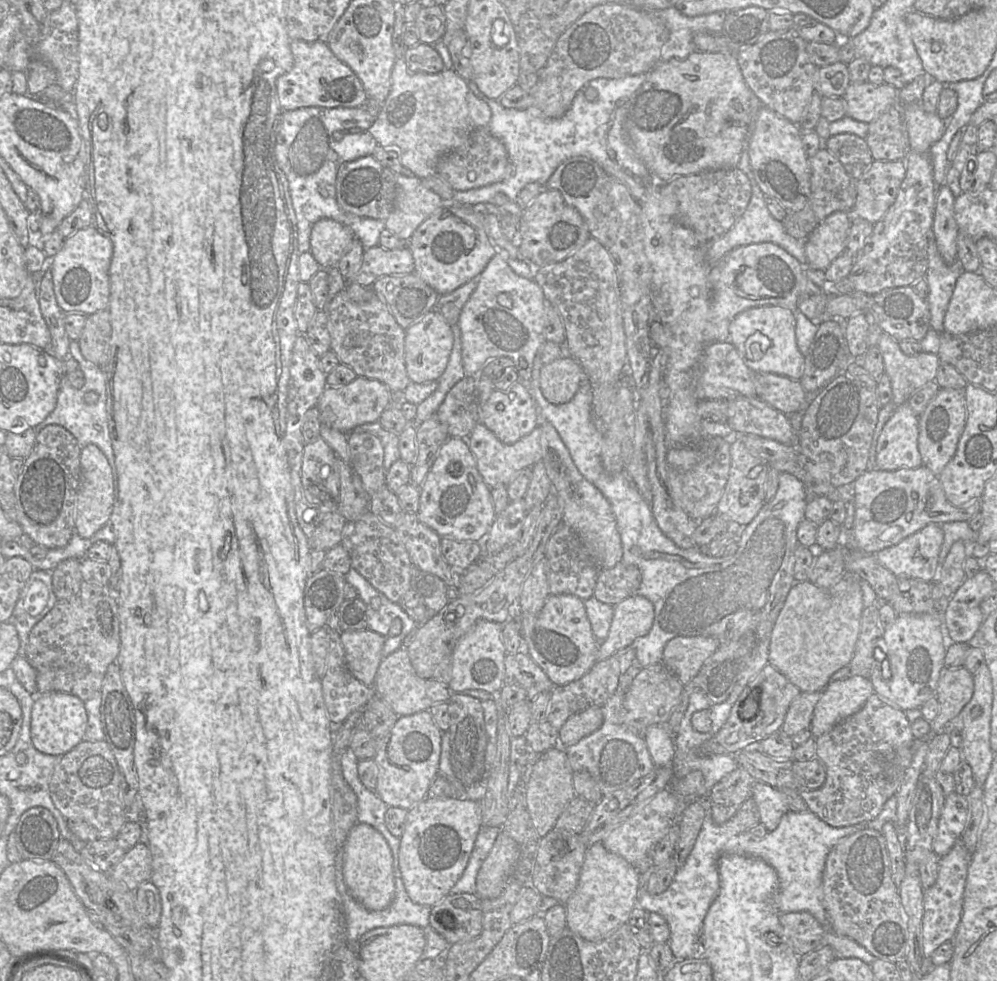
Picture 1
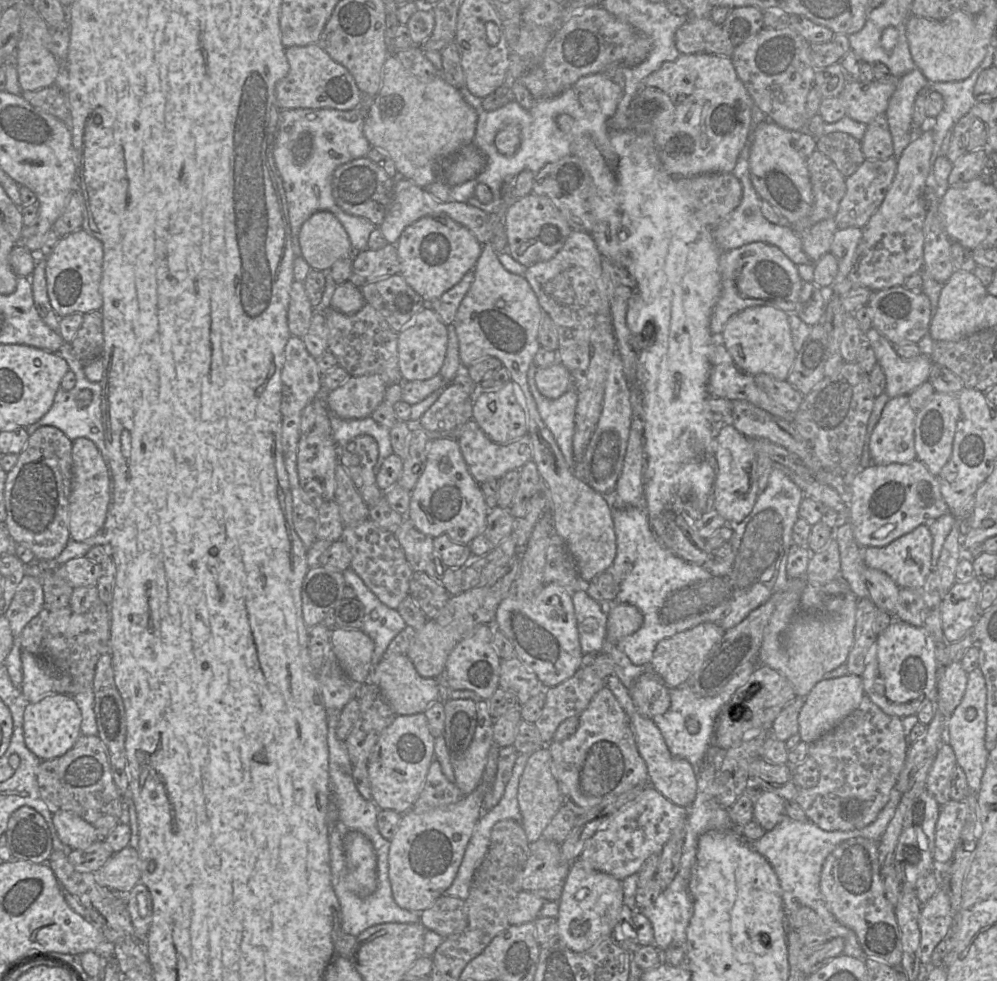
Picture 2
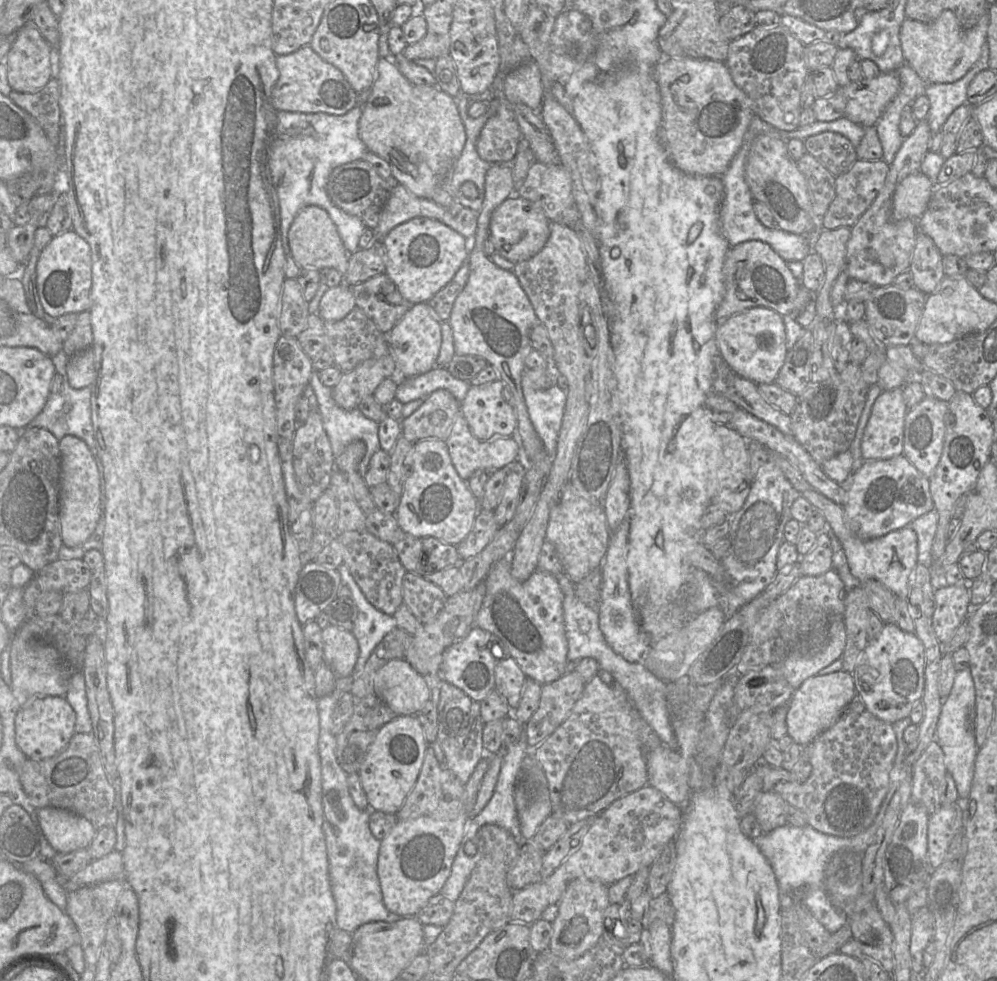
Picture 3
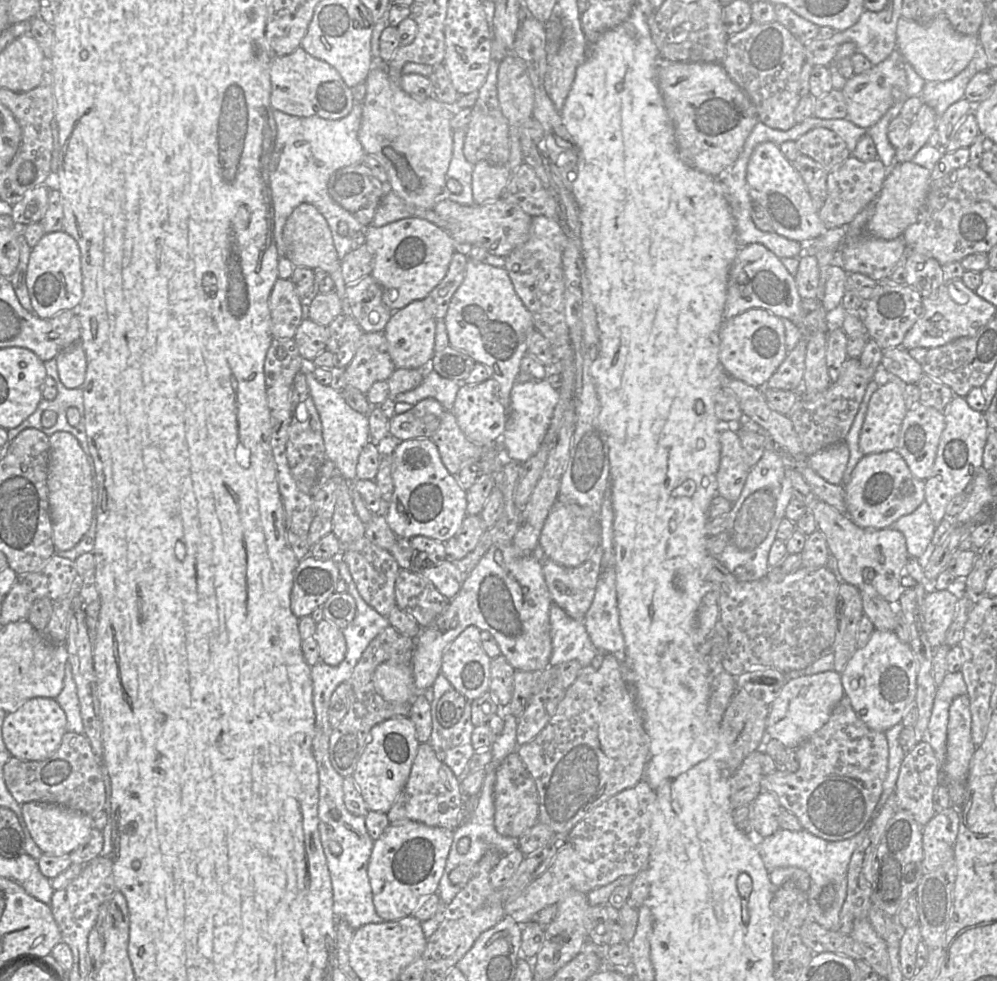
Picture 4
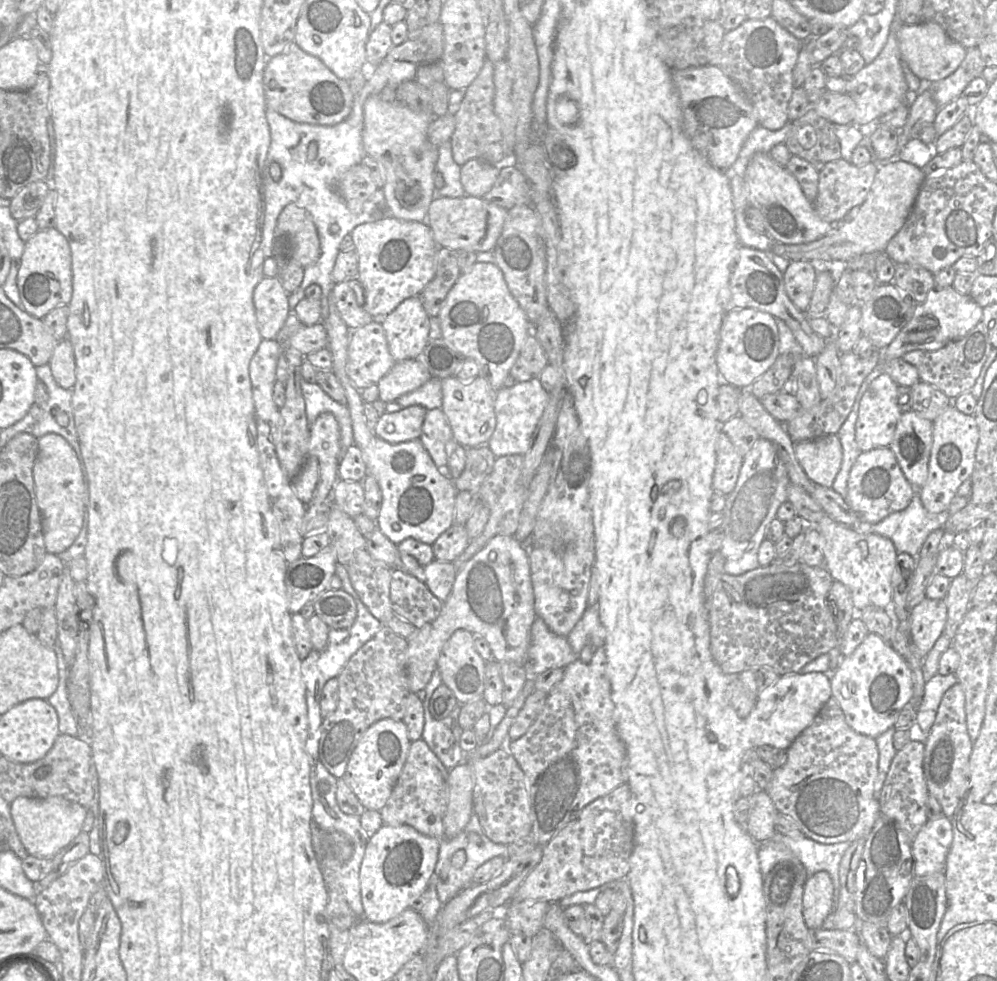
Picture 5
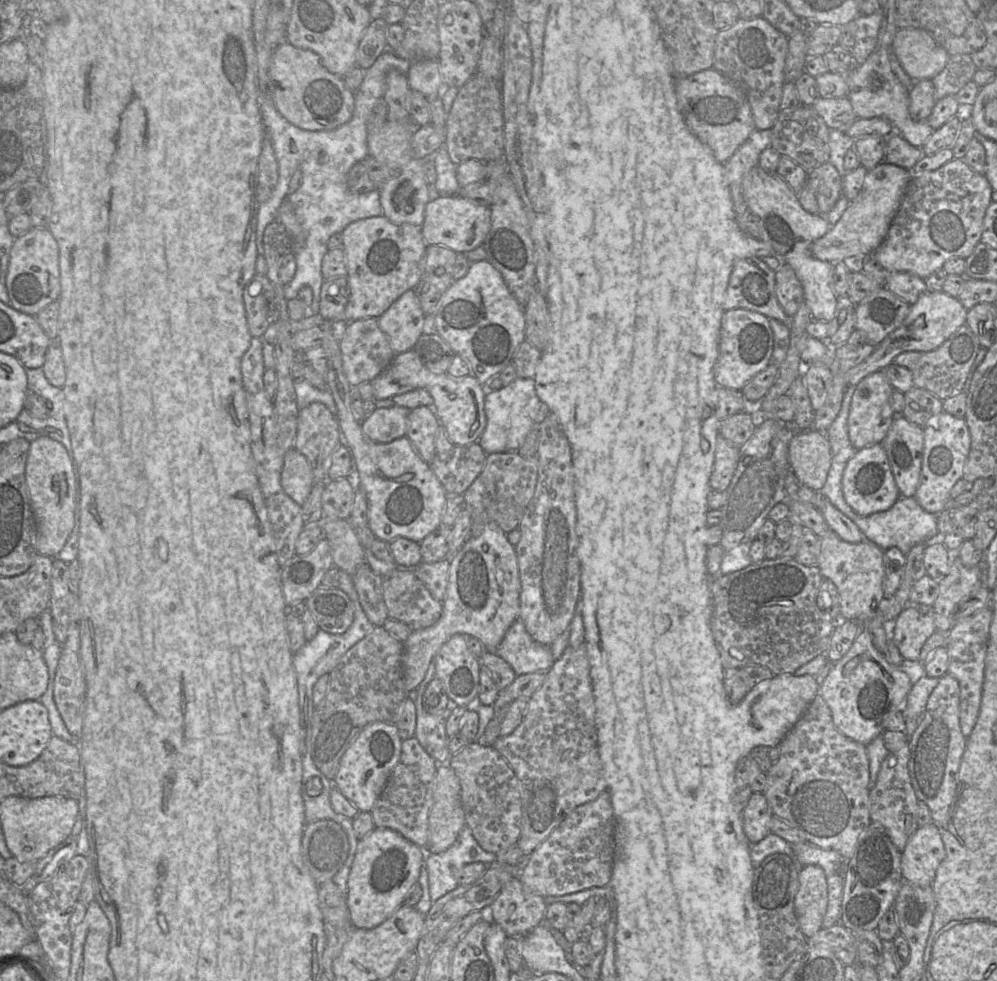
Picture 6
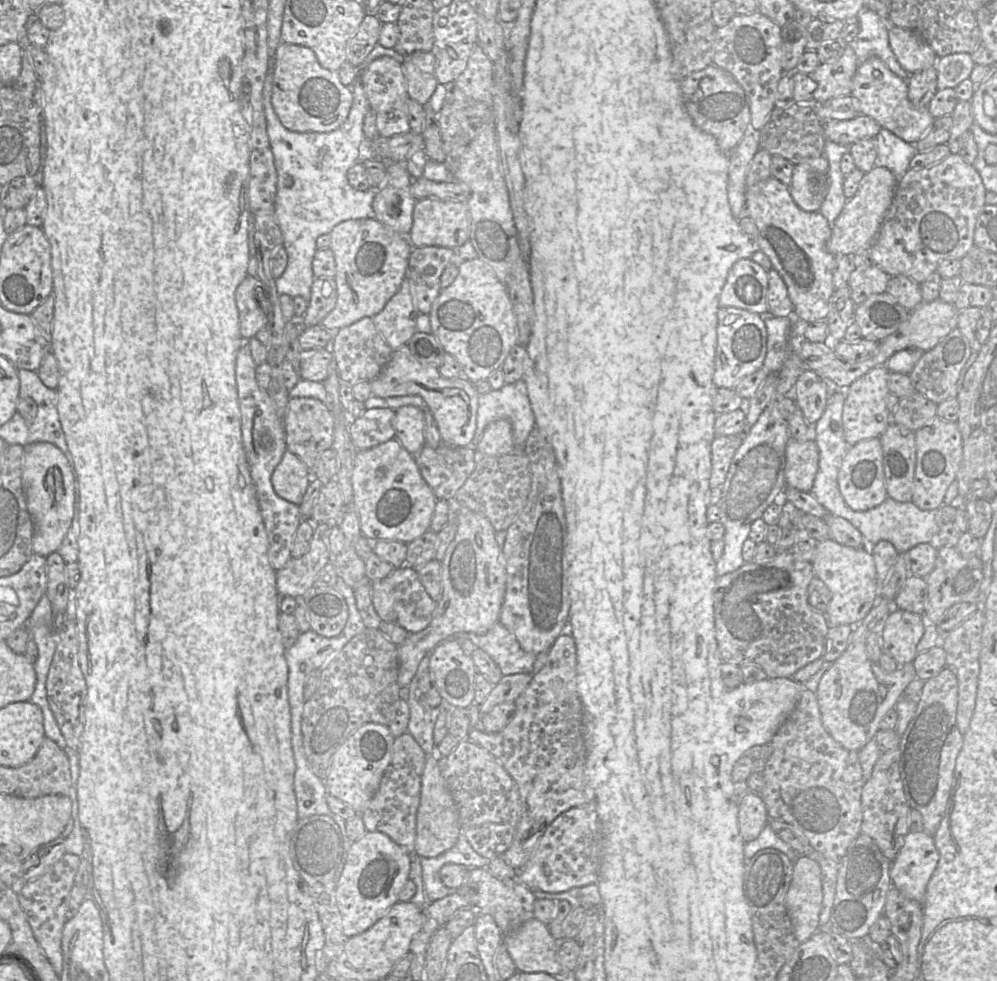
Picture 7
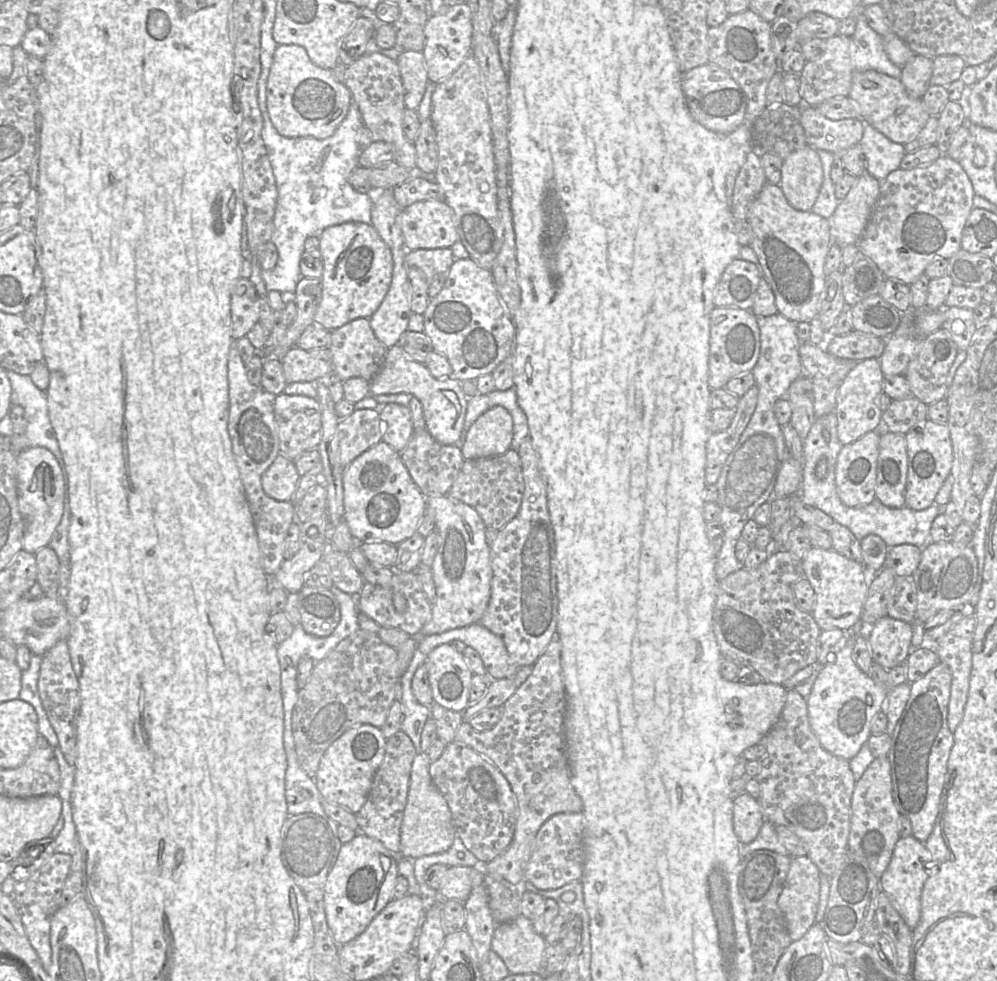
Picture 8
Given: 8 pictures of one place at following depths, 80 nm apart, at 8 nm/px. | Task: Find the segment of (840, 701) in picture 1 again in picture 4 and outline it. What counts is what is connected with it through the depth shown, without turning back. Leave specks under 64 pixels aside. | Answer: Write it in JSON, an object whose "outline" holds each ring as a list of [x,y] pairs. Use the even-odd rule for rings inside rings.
{"outline":[[[836,671],[786,679],[778,697],[768,706],[767,739],[779,741],[785,749],[796,749],[827,723],[833,709],[844,697],[841,674]]]}

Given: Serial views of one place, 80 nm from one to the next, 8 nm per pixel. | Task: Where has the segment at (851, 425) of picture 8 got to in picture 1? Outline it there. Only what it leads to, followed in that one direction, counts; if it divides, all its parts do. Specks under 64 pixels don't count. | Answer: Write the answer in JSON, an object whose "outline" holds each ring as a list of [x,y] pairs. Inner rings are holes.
{"outline":[[[908,403],[898,405],[878,437],[877,468],[892,471],[922,466],[918,436],[918,415]]]}

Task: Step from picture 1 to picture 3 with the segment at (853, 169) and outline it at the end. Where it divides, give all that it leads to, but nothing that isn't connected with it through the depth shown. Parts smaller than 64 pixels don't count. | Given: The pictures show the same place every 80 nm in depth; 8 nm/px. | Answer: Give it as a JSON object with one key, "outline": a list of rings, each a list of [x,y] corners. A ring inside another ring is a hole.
{"outline":[[[825,131],[804,140],[807,154],[816,158],[835,177],[846,173],[858,160],[856,148],[837,132]]]}

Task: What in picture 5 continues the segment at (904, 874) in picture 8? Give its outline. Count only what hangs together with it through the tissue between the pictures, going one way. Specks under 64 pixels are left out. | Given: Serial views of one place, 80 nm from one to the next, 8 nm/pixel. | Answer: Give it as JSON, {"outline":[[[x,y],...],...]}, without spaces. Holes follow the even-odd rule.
{"outline":[[[943,815],[928,820],[912,839],[914,875],[921,877],[944,870],[952,841],[953,825],[949,818]]]}

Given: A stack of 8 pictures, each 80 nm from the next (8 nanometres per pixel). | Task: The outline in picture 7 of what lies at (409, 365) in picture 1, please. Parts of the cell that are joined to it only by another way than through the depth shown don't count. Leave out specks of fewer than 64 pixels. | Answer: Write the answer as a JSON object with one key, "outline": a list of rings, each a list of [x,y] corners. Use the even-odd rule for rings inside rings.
{"outline":[[[405,279],[397,293],[372,319],[378,332],[389,347],[395,351],[405,346],[418,332],[416,320],[419,314],[413,304],[409,282]]]}

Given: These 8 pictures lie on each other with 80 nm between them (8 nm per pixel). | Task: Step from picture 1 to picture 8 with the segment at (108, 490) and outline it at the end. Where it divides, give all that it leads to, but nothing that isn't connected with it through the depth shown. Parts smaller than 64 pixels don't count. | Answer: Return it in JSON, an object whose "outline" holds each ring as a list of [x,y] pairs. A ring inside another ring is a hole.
{"outline":[[[28,447],[17,455],[17,486],[19,510],[26,528],[22,550],[36,553],[49,546],[49,542],[64,514],[65,477],[62,468],[51,451],[44,447]]]}

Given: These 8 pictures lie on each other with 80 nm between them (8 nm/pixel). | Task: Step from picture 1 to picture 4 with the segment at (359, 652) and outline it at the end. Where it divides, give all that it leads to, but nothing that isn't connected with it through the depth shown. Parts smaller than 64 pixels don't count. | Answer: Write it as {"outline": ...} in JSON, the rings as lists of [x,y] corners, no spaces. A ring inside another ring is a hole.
{"outline":[[[322,619],[316,624],[315,639],[322,662],[330,666],[339,665],[345,658],[347,645],[343,632],[334,623]]]}

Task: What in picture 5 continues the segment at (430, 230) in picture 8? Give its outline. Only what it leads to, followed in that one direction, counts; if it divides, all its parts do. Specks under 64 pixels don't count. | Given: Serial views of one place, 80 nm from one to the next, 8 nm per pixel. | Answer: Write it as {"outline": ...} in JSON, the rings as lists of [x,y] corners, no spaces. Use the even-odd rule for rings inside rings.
{"outline":[[[470,195],[460,198],[440,197],[430,204],[426,223],[439,247],[455,251],[491,252],[501,234],[507,211]]]}

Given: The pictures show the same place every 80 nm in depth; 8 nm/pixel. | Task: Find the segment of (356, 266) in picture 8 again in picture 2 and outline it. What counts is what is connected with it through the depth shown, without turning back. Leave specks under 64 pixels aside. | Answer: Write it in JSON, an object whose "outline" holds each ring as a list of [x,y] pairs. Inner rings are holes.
{"outline":[[[447,216],[420,218],[404,229],[395,246],[401,264],[400,275],[428,303],[439,298],[455,286],[467,272],[473,270],[482,251],[482,244],[474,235]]]}

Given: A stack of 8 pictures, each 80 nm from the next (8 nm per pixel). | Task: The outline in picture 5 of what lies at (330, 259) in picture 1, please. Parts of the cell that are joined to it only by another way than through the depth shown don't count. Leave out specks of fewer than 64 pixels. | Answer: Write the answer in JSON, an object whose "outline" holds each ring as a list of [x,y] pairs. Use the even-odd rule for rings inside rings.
{"outline":[[[291,203],[280,213],[277,232],[287,237],[290,244],[290,261],[306,268],[320,257],[320,241],[311,215],[304,208]]]}

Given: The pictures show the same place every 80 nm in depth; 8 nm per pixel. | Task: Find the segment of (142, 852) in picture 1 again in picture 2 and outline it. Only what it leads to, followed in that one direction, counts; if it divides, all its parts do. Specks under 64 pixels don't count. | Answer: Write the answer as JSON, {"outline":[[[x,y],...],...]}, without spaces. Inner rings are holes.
{"outline":[[[134,847],[114,853],[104,866],[94,872],[98,884],[118,892],[130,892],[141,883],[141,864]]]}

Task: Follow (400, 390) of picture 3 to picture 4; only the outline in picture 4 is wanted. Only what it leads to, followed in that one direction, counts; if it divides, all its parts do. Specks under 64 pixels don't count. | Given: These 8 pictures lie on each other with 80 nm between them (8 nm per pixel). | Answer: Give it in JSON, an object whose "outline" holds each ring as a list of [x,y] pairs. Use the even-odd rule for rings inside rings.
{"outline":[[[434,370],[424,372],[423,381],[419,386],[389,398],[396,403],[412,405],[426,398],[434,398],[442,404],[446,411],[451,411],[460,386],[466,382],[456,382],[443,378]]]}

